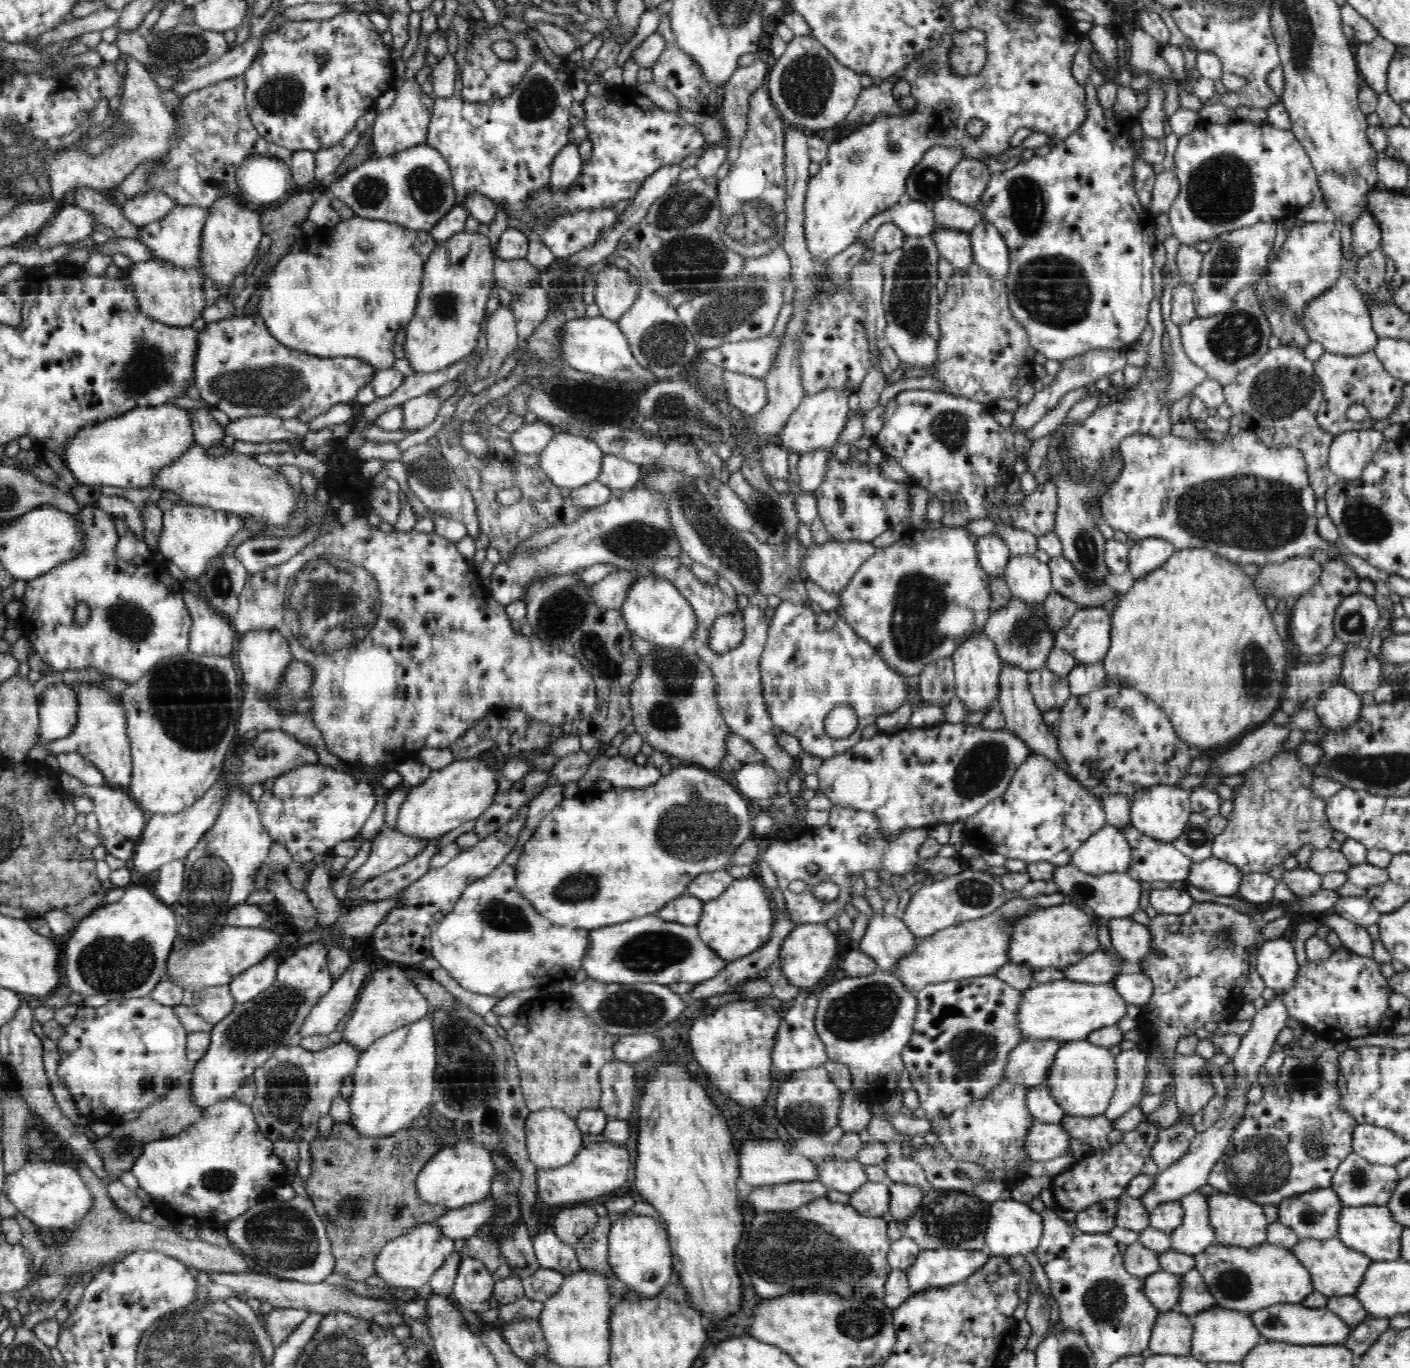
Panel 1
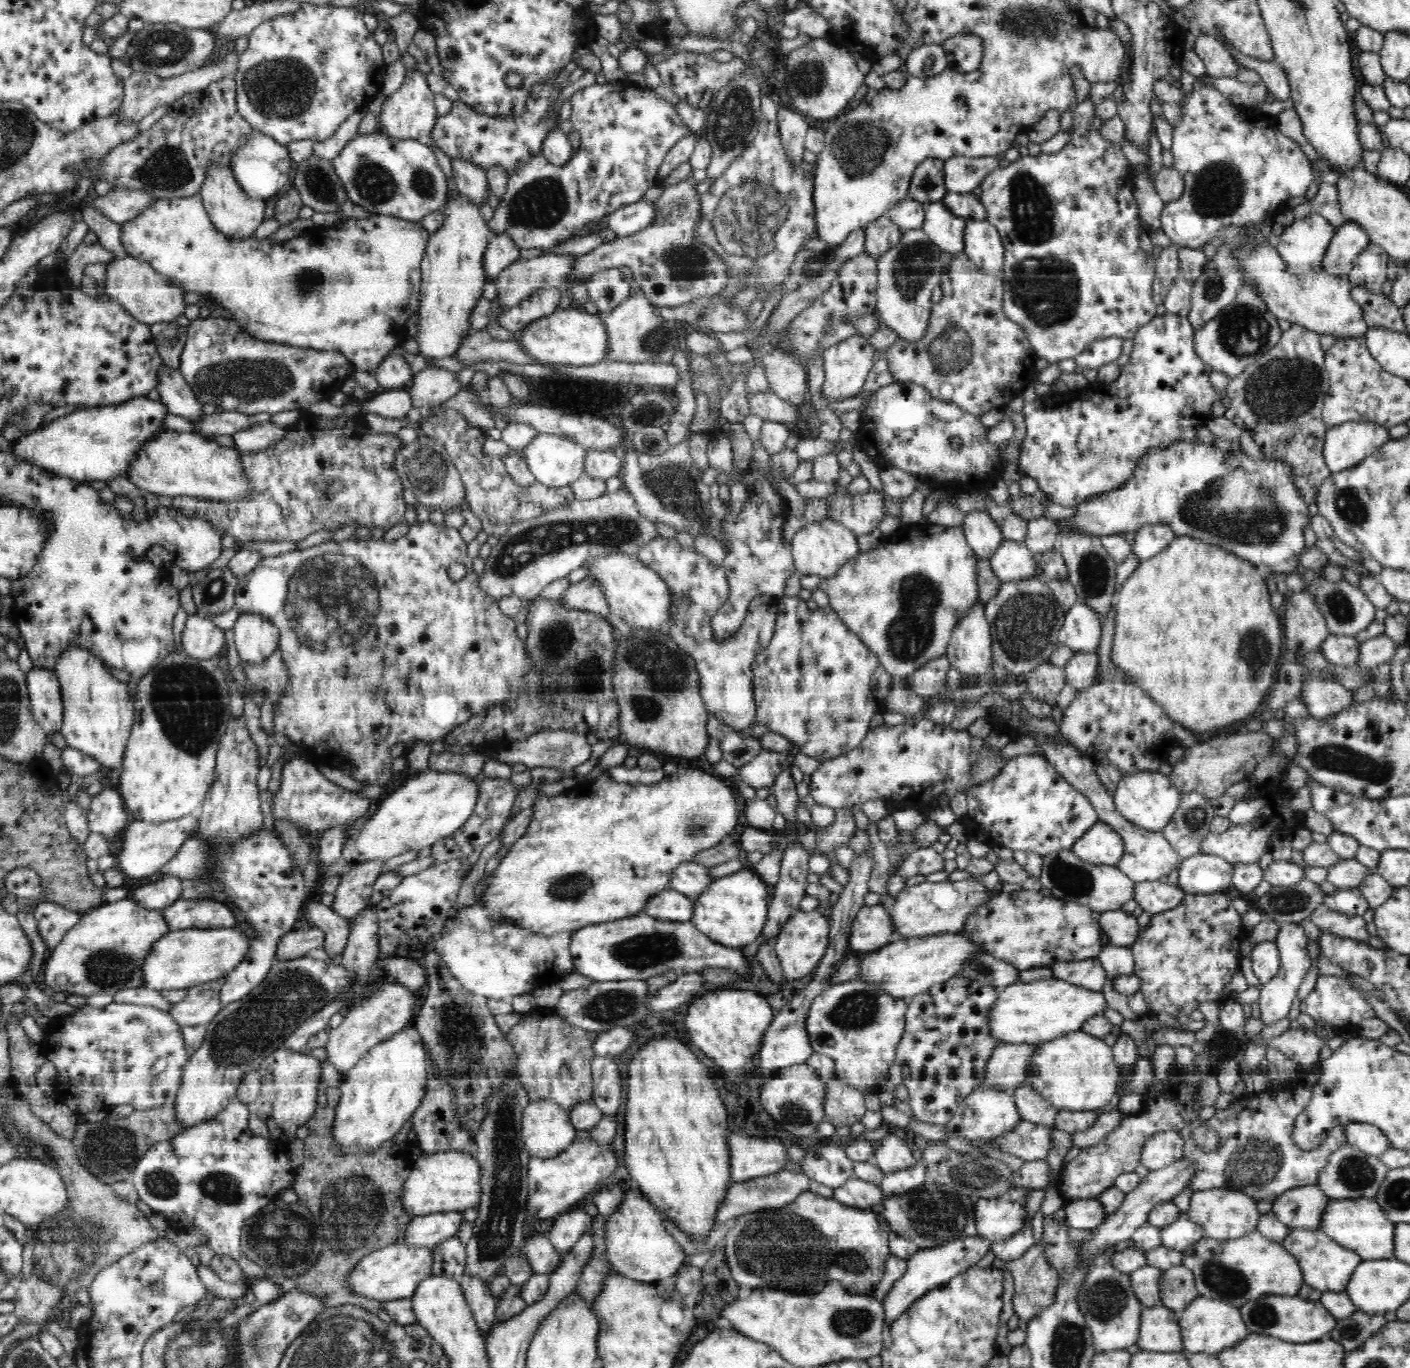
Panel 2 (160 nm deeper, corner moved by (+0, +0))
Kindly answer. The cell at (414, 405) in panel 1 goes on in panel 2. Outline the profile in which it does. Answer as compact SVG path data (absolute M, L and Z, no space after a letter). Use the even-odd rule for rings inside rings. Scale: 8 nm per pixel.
M424 368L414 374L409 385L412 407L427 410L456 396L463 388L456 373L442 368Z

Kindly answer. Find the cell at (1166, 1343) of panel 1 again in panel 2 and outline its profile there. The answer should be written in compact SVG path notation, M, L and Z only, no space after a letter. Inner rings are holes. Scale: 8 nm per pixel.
M1162 1304L1143 1308L1138 1348L1150 1352L1184 1352L1181 1311Z

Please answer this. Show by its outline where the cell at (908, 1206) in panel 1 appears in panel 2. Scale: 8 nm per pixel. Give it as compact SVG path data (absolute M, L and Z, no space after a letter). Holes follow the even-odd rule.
M916 1162L913 1167L896 1173L885 1173L880 1188L884 1196L902 1196L912 1190L918 1190L926 1182L926 1171Z

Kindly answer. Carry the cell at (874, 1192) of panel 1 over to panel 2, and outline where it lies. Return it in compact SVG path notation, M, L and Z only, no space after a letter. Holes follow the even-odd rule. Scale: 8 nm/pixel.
M855 1176L840 1186L834 1188L834 1200L848 1207L871 1209L874 1205L884 1200L884 1194L879 1186L861 1180Z

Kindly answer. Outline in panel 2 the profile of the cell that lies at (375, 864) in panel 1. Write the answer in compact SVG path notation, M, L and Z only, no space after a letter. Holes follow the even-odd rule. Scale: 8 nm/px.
M374 858L358 863L341 877L334 893L334 901L329 906L338 916L350 920L366 906L372 904L374 882L381 875L384 860Z

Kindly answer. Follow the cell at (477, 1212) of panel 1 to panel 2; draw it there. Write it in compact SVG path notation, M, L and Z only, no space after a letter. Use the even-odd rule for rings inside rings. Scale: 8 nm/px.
M460 1211L438 1212L416 1218L408 1227L407 1234L400 1237L407 1246L434 1247L447 1238L456 1236L464 1220Z

